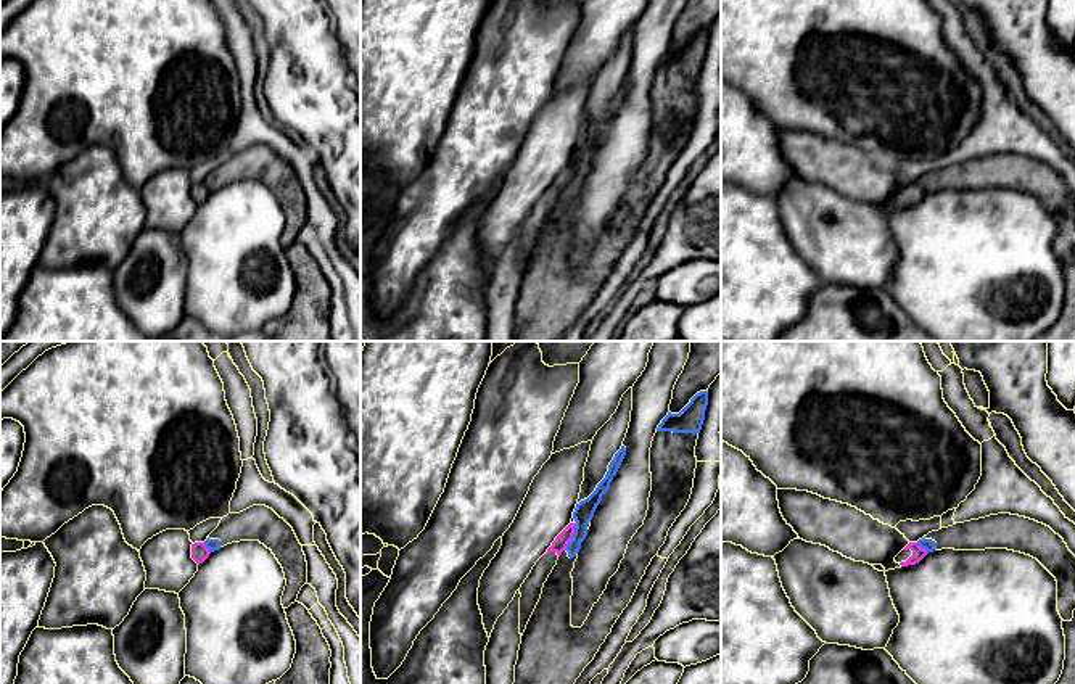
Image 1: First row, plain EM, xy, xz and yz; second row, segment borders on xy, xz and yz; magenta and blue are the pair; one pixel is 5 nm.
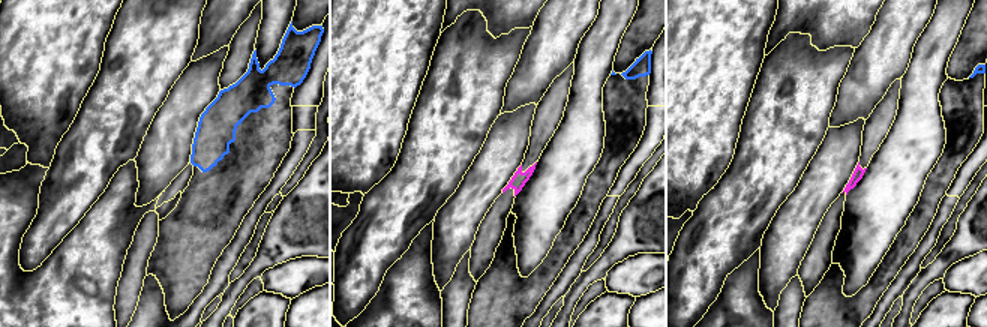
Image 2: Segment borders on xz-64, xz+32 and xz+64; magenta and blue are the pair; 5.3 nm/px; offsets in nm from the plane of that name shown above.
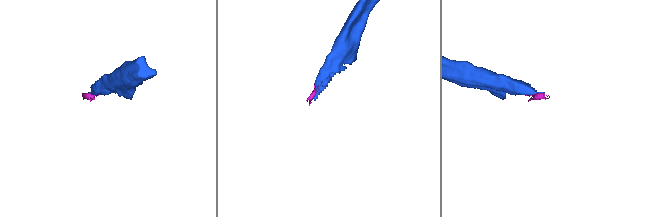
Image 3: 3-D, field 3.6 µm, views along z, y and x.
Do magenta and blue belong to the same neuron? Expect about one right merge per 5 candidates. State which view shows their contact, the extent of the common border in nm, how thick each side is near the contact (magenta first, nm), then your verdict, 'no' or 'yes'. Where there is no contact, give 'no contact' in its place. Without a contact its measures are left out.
meets magenta in xz; contact 150 nm long; 70 nm thick on the magenta side, 100 nm on the other; no

